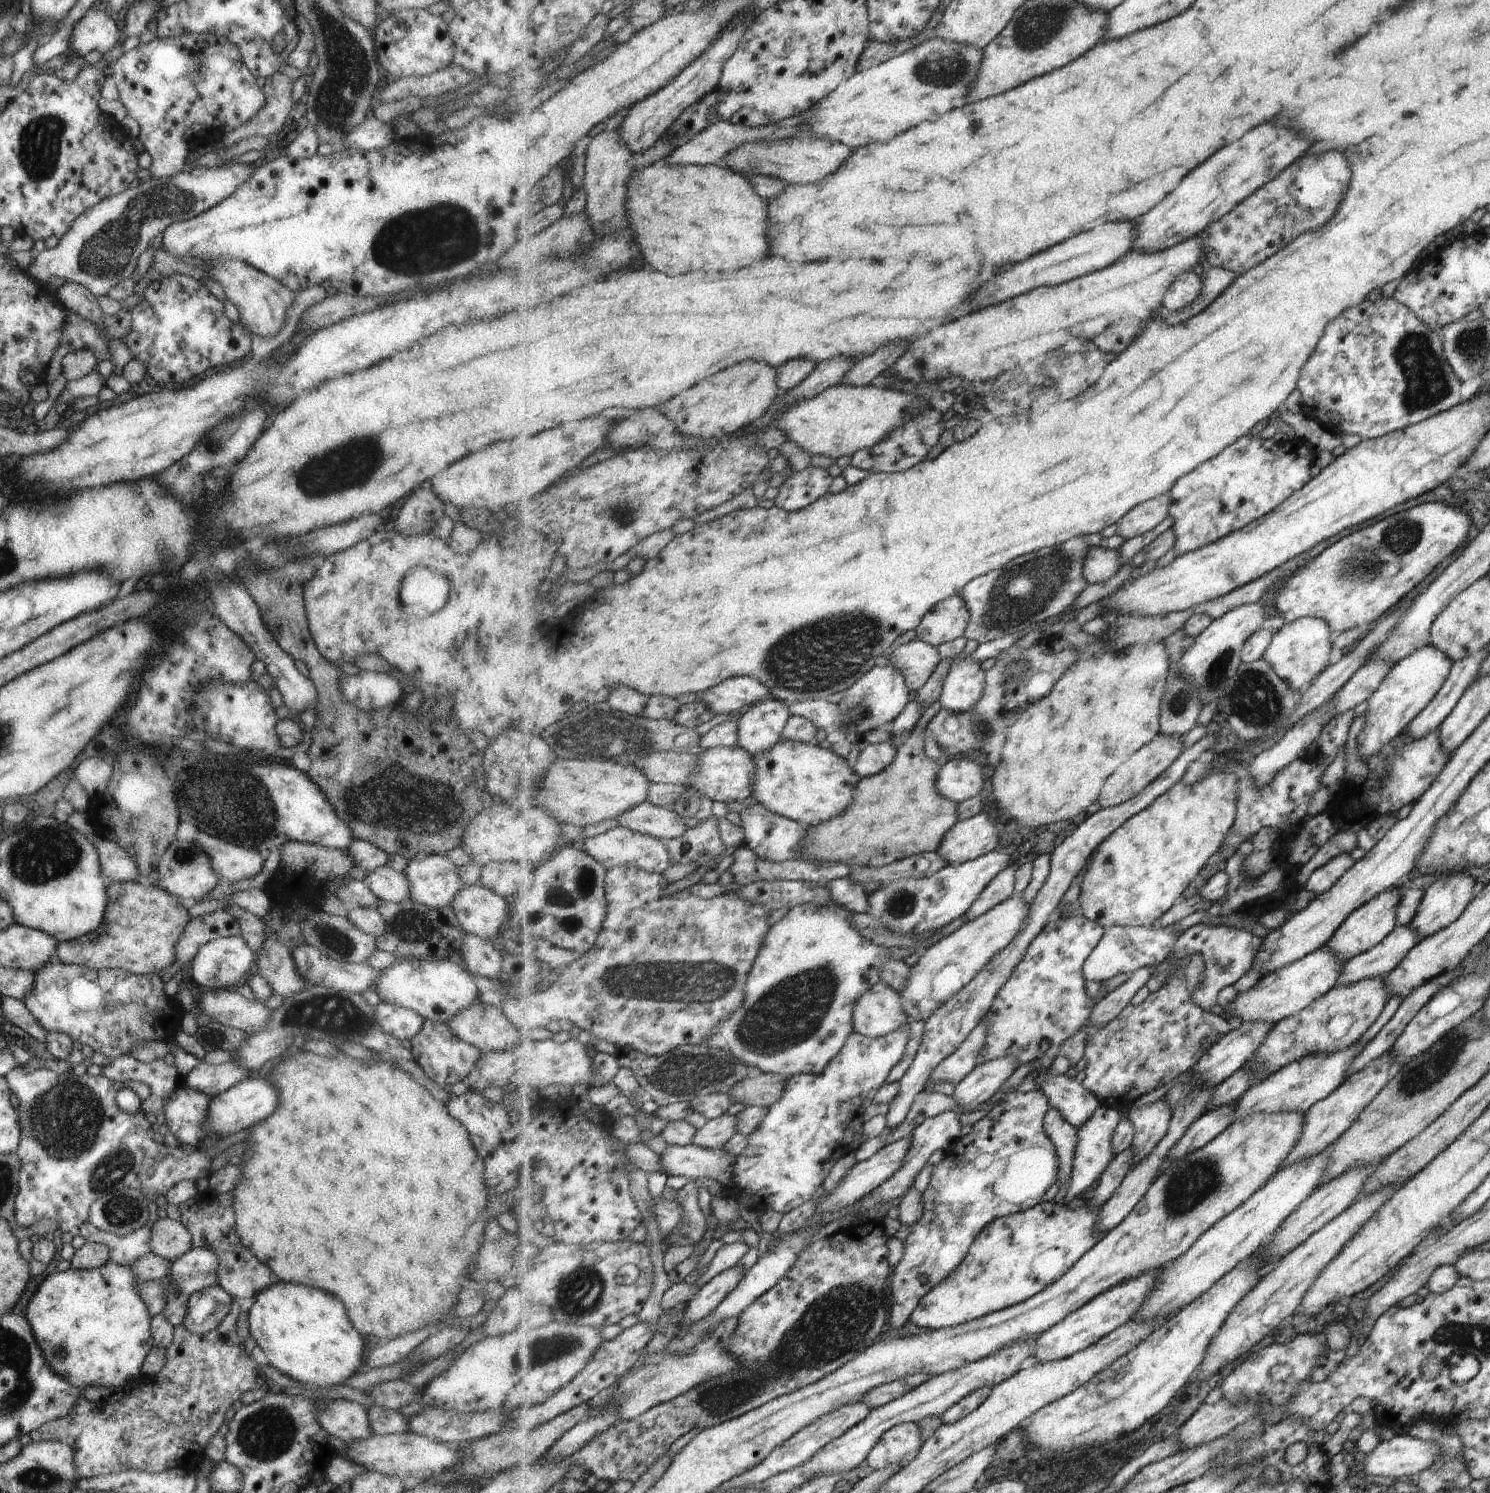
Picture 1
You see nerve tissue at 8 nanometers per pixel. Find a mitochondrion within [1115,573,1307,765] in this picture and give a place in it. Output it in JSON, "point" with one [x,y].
{"point":[1256,702]}

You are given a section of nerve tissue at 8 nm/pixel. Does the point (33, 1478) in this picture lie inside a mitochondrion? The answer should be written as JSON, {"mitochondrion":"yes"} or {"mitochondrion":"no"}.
{"mitochondrion":"yes"}

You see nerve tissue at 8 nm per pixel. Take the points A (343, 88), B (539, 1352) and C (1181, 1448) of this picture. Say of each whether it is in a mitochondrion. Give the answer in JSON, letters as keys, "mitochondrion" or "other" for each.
{"A":"mitochondrion","B":"mitochondrion","C":"other"}

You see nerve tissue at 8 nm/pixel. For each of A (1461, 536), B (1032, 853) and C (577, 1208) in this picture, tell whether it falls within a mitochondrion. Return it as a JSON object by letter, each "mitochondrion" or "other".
{"A":"other","B":"other","C":"other"}

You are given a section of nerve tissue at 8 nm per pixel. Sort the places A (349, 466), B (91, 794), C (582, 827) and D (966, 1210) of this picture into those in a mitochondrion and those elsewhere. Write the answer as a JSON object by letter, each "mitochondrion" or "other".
{"A":"mitochondrion","B":"other","C":"other","D":"mitochondrion"}

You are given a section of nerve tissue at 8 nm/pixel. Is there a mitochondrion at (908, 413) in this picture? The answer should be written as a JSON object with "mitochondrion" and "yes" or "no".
{"mitochondrion":"no"}

